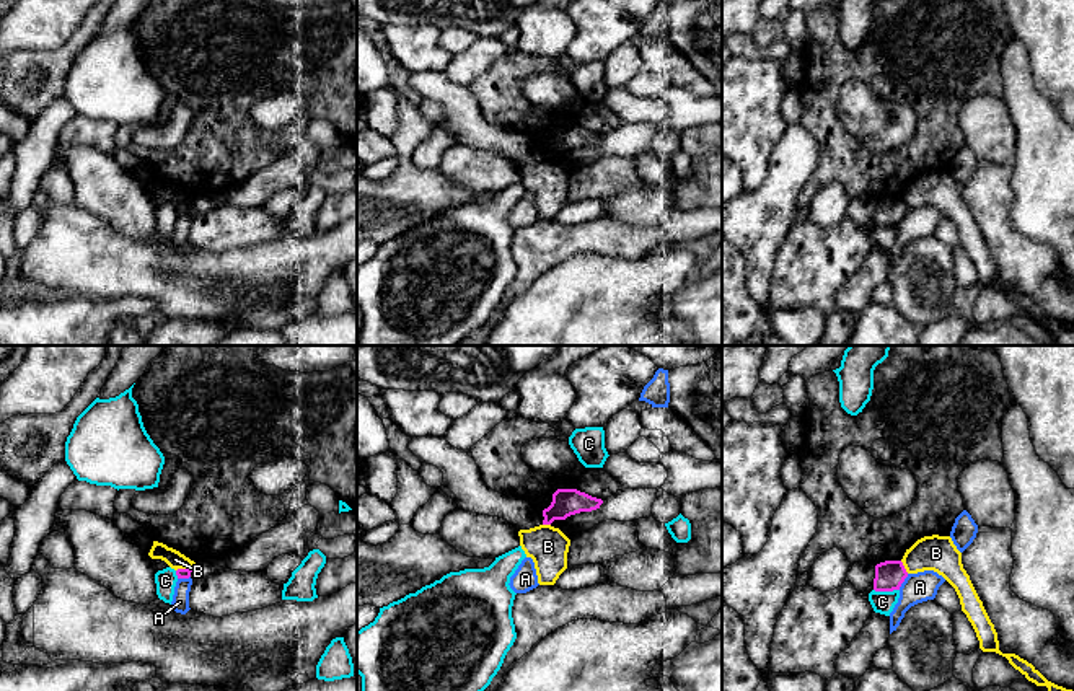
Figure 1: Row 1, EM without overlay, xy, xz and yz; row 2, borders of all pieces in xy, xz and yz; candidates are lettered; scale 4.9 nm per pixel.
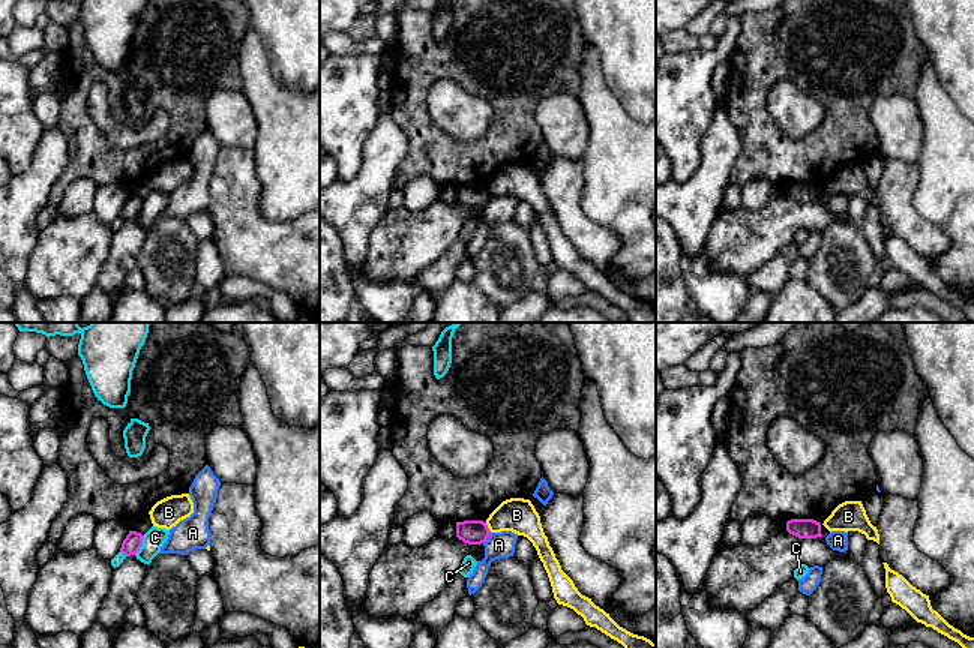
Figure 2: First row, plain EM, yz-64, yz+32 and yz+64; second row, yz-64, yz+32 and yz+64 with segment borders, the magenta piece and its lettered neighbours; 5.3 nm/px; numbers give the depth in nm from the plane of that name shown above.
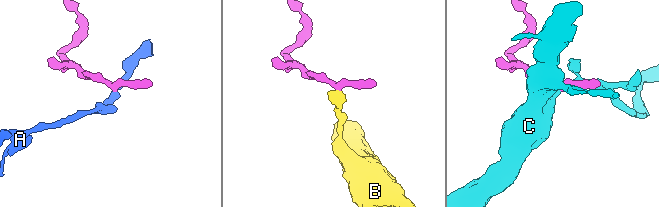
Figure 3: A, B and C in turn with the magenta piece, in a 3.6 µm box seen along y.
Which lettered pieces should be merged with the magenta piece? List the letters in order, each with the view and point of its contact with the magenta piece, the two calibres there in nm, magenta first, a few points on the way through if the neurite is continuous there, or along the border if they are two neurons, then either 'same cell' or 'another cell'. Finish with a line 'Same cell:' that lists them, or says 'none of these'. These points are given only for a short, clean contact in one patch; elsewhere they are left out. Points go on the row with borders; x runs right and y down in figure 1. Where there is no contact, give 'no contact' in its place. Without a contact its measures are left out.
A: contact yz (903, 580); calibres 140 and 150 nm; border yz (908, 574), (898, 589); another cell
B: contact yz (903, 567); calibres 140 and 180 nm; border yz (900, 561), (908, 572); another cell
C: contact yz (887, 590); calibres 140 and 110 nm; border yz (874, 589), (898, 590); another cell
Same cell: none of these

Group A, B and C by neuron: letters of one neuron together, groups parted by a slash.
A / B / C

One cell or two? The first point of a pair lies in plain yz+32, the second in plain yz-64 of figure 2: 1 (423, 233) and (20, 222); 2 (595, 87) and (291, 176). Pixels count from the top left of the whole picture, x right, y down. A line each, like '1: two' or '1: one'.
1: two
2: one

